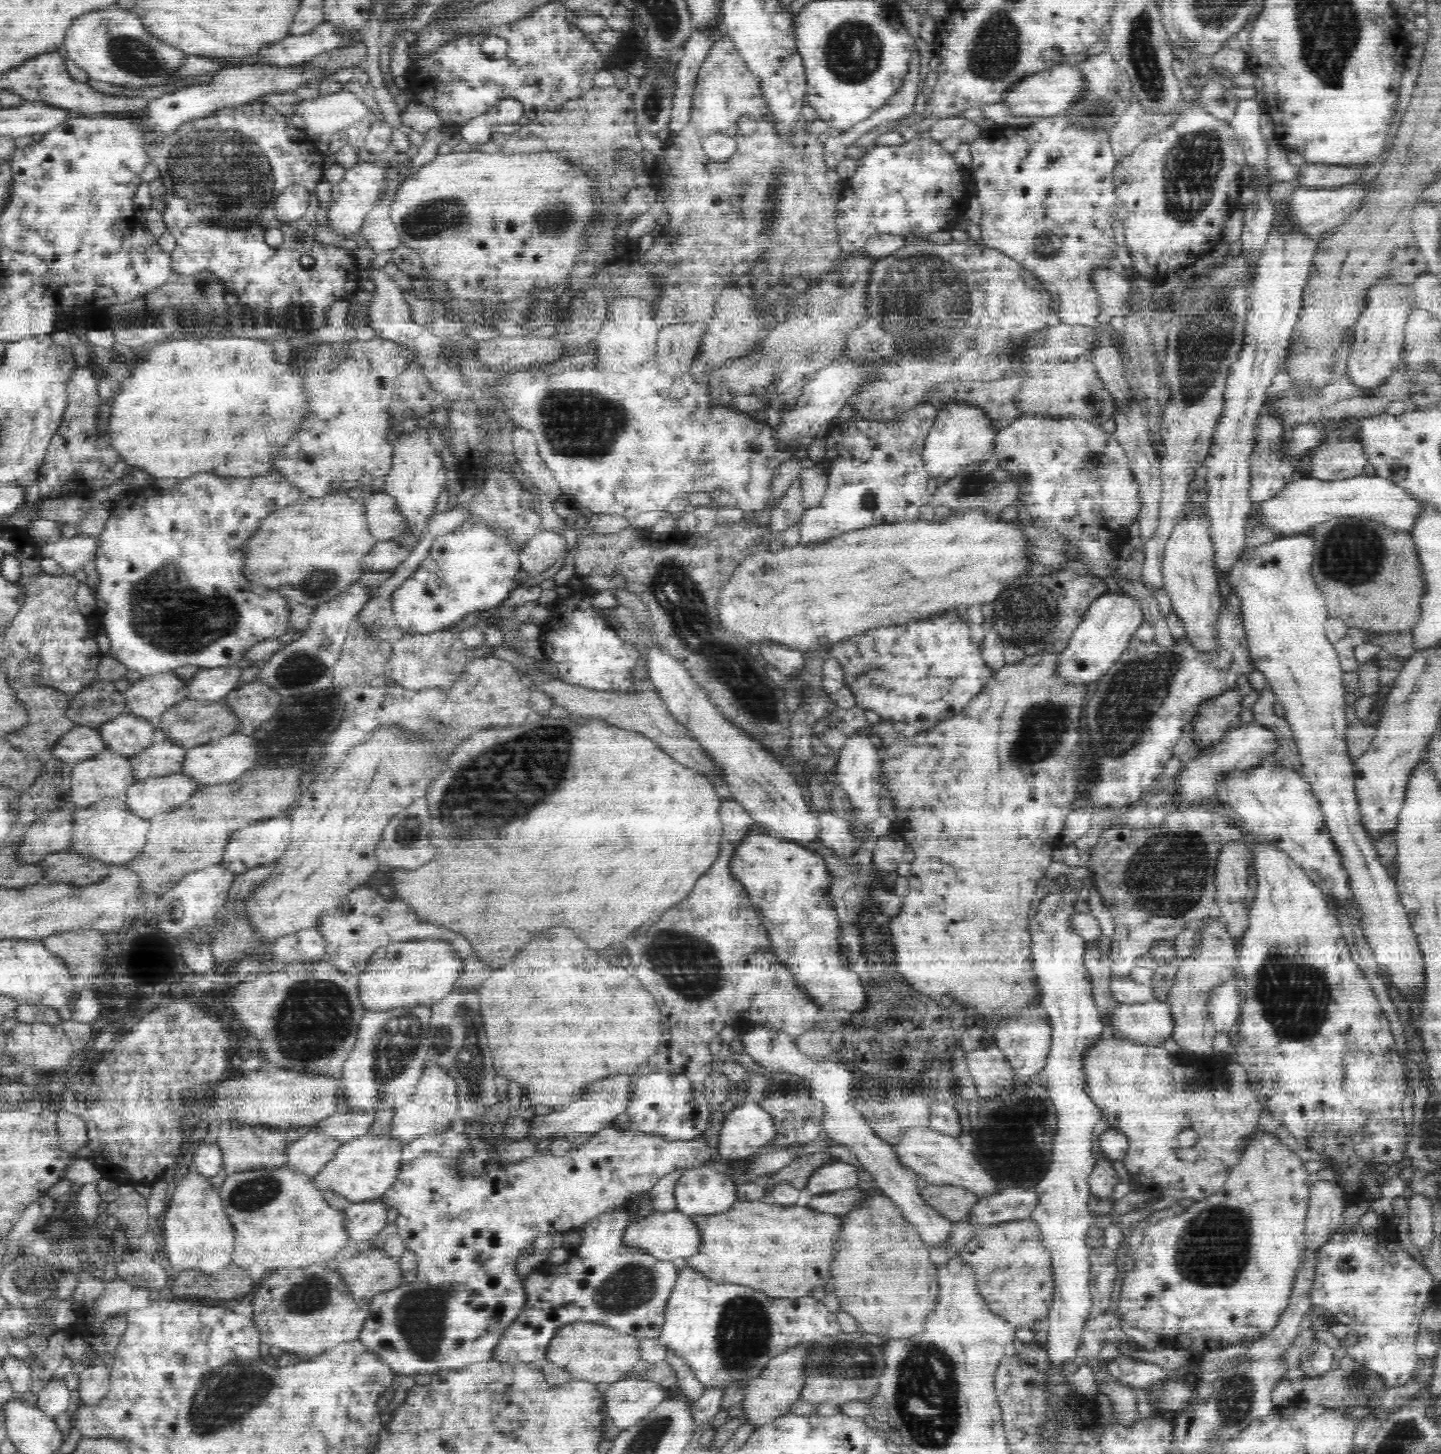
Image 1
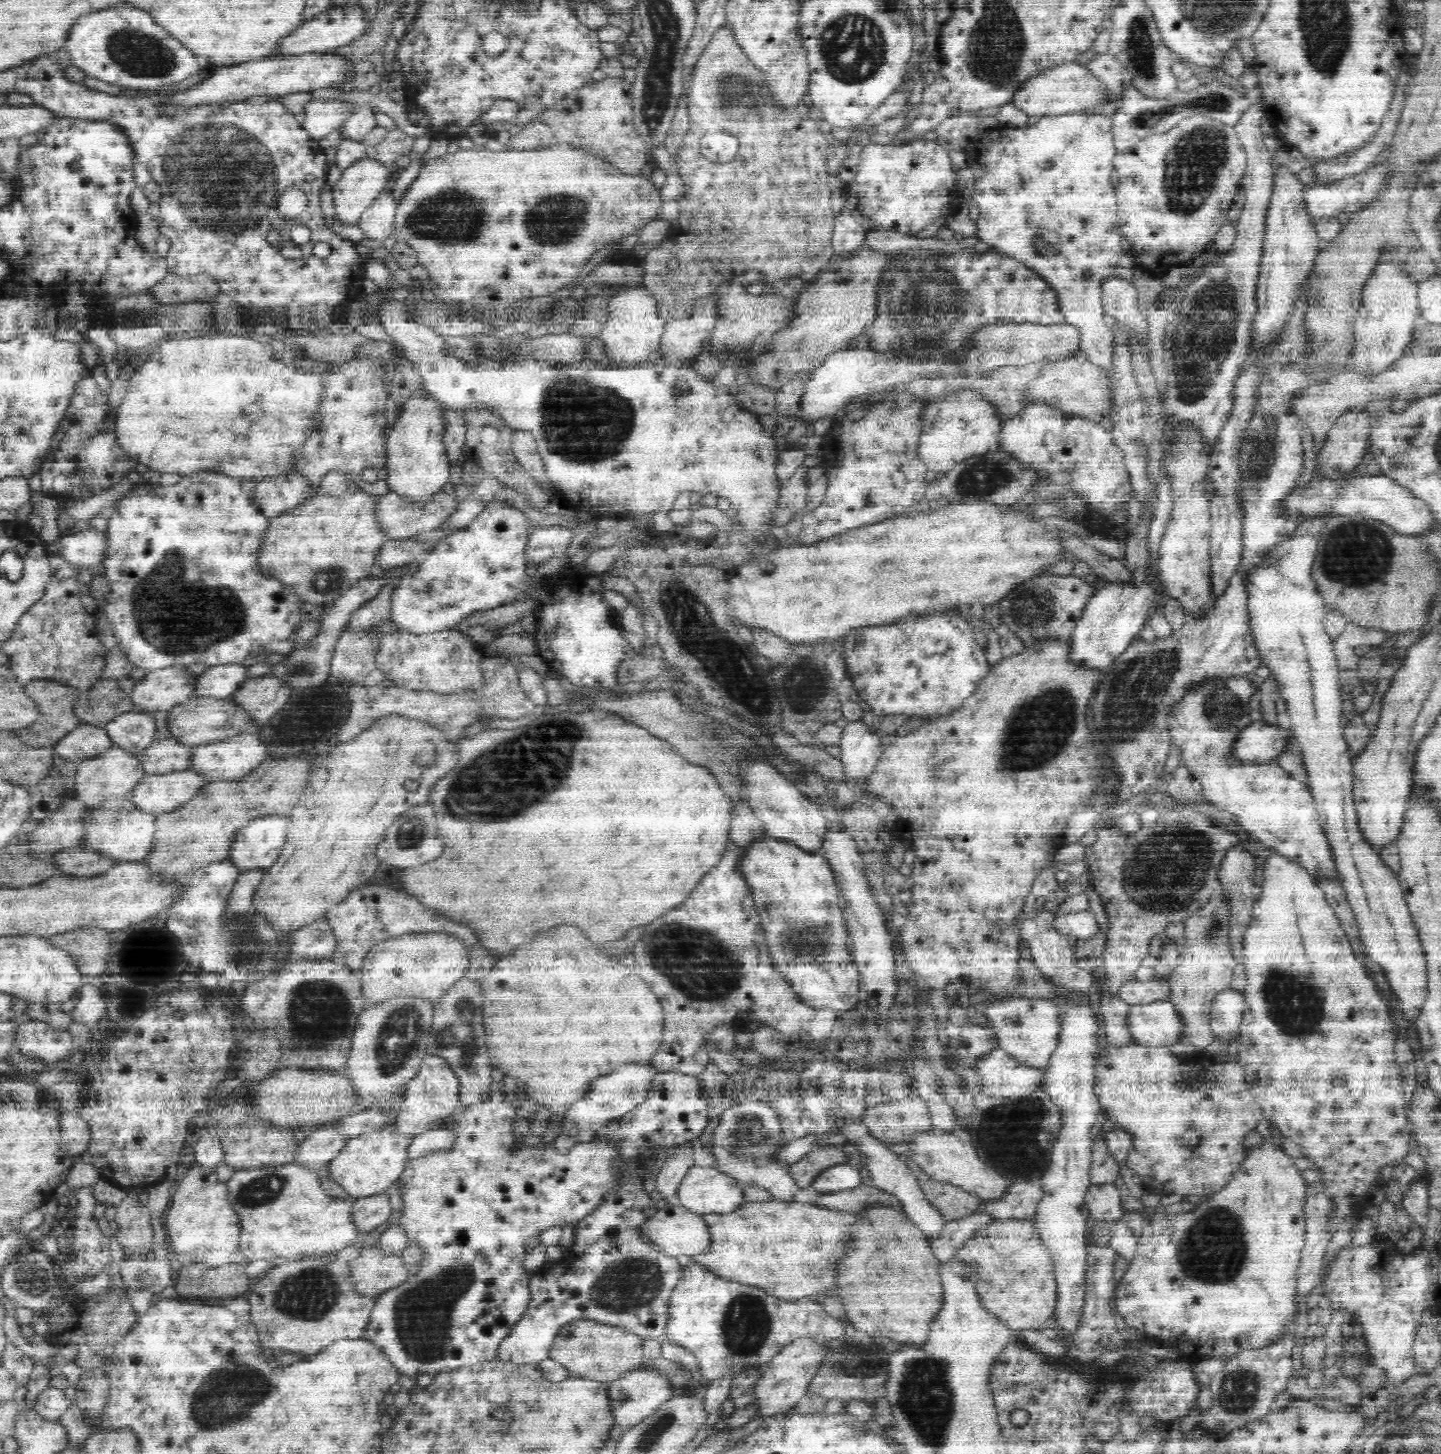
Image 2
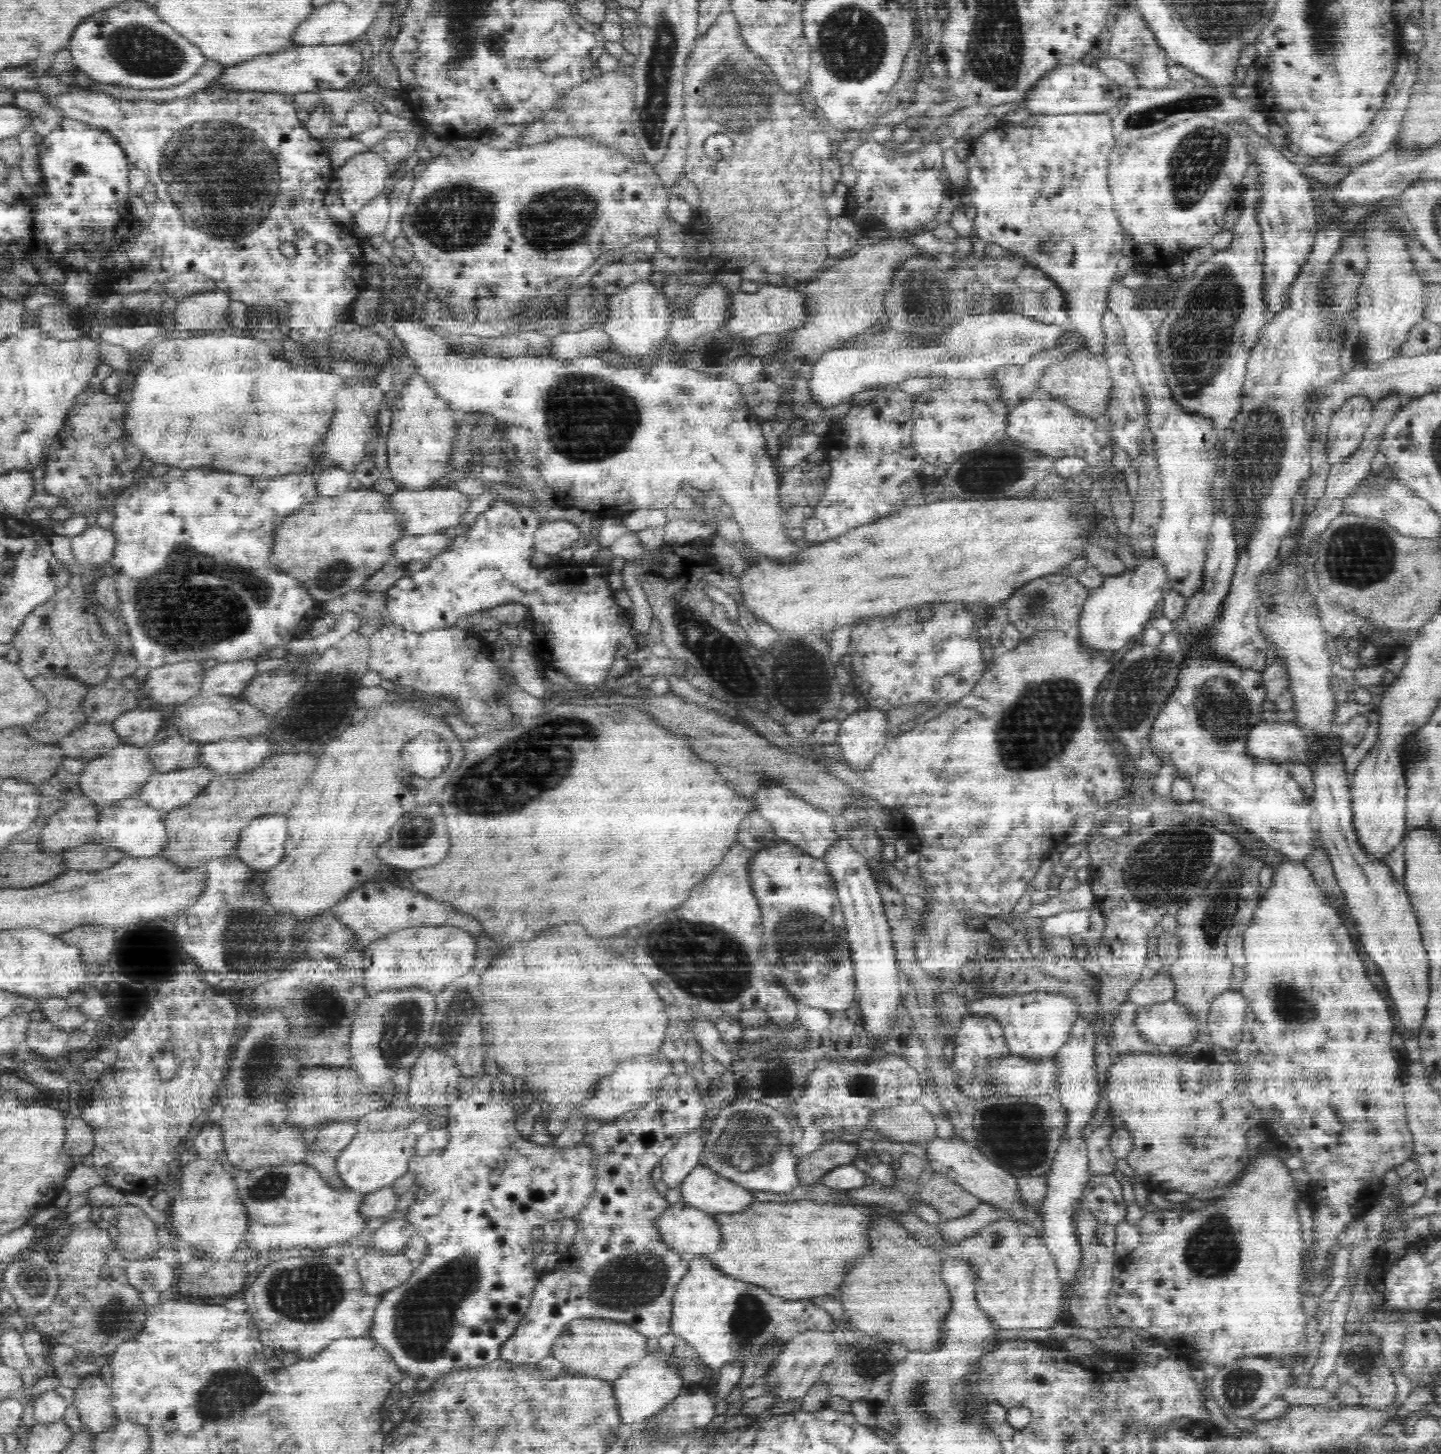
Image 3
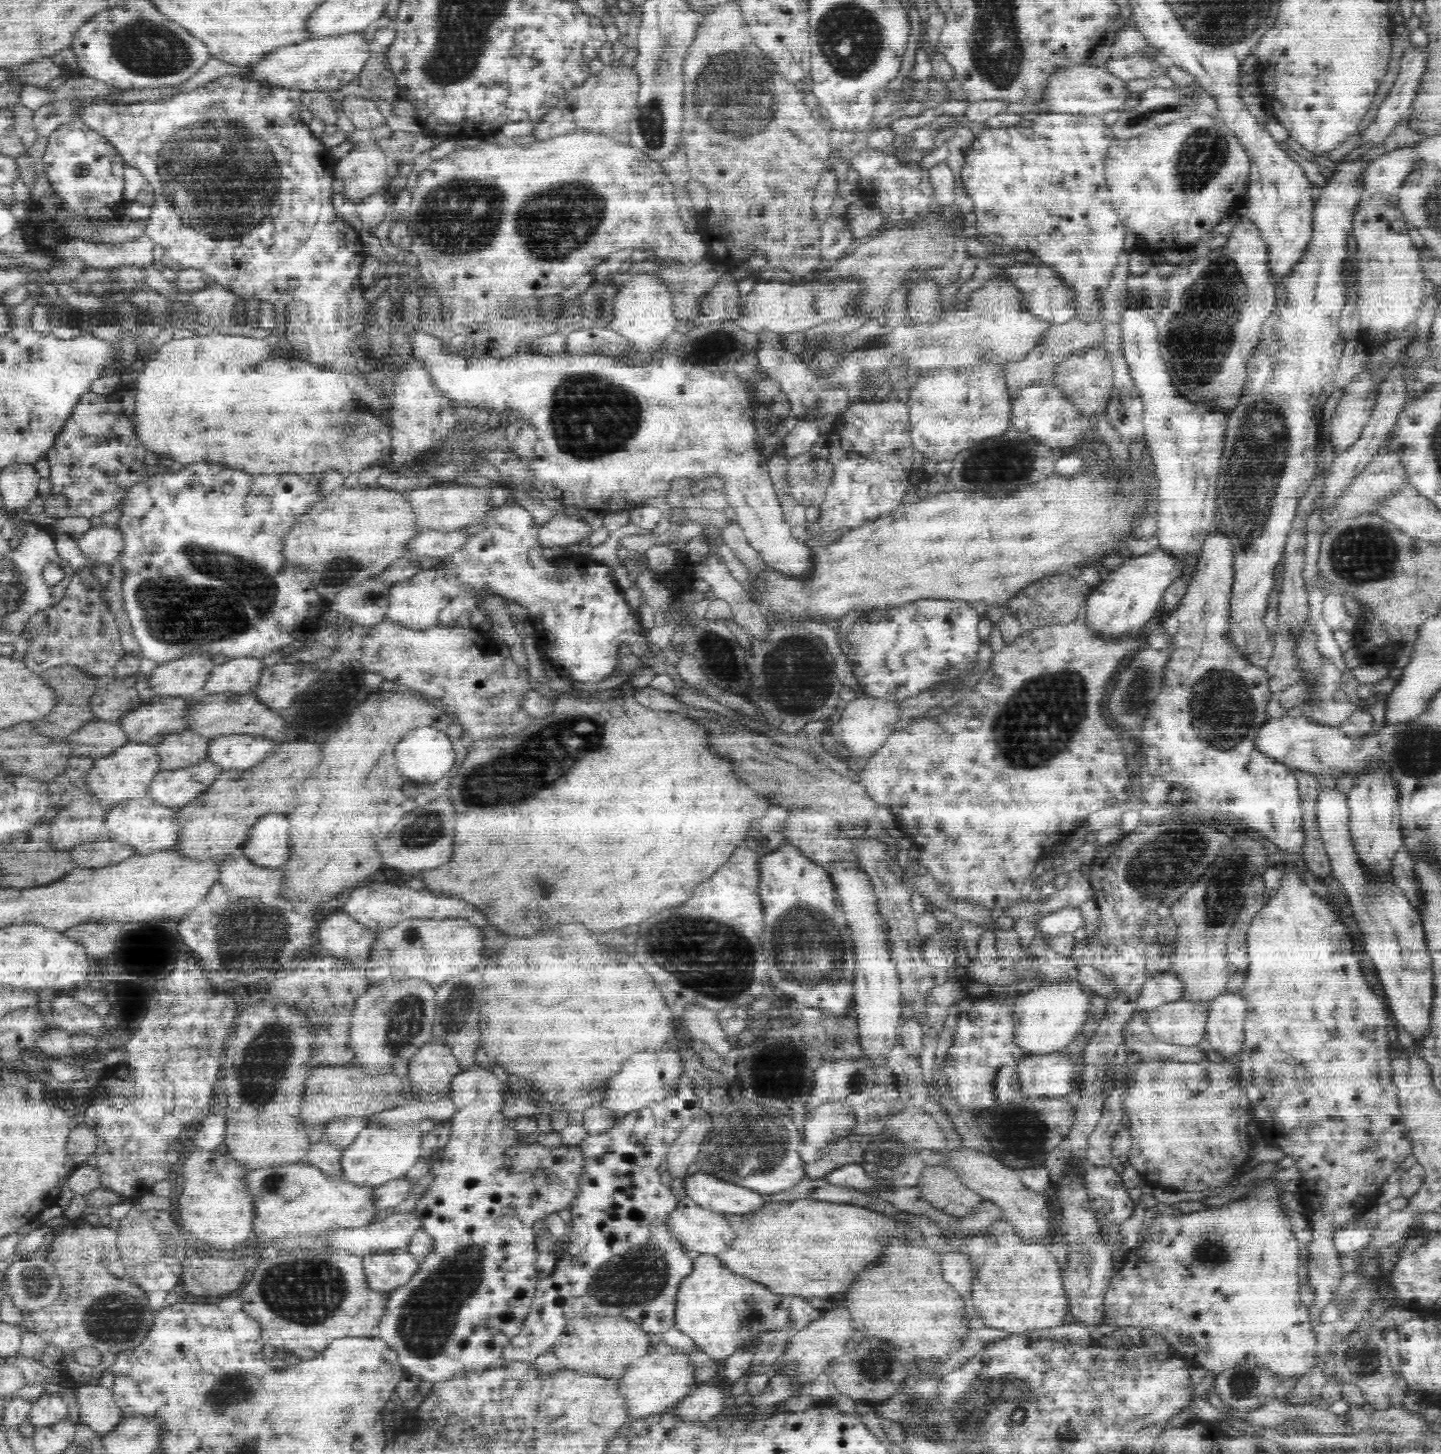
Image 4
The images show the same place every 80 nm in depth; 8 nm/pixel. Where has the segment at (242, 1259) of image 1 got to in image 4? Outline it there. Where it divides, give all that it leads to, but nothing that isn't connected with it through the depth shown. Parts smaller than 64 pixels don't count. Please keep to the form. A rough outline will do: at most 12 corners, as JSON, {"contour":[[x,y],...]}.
{"contour":[[306,1161],[253,1170],[254,1236],[378,1214],[376,1186]]}

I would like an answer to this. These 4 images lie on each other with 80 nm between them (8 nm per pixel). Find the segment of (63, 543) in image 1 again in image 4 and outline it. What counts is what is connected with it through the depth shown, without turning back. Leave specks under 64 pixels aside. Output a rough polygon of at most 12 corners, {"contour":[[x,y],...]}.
{"contour":[[105,525],[76,541],[98,563],[121,561],[126,537],[118,526]]}

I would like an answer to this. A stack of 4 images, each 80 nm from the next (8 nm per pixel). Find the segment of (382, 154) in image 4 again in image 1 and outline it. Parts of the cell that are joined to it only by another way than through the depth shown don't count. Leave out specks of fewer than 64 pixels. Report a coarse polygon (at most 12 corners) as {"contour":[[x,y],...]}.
{"contour":[[358,161],[331,190],[329,226],[360,231],[386,188],[384,164]]}

